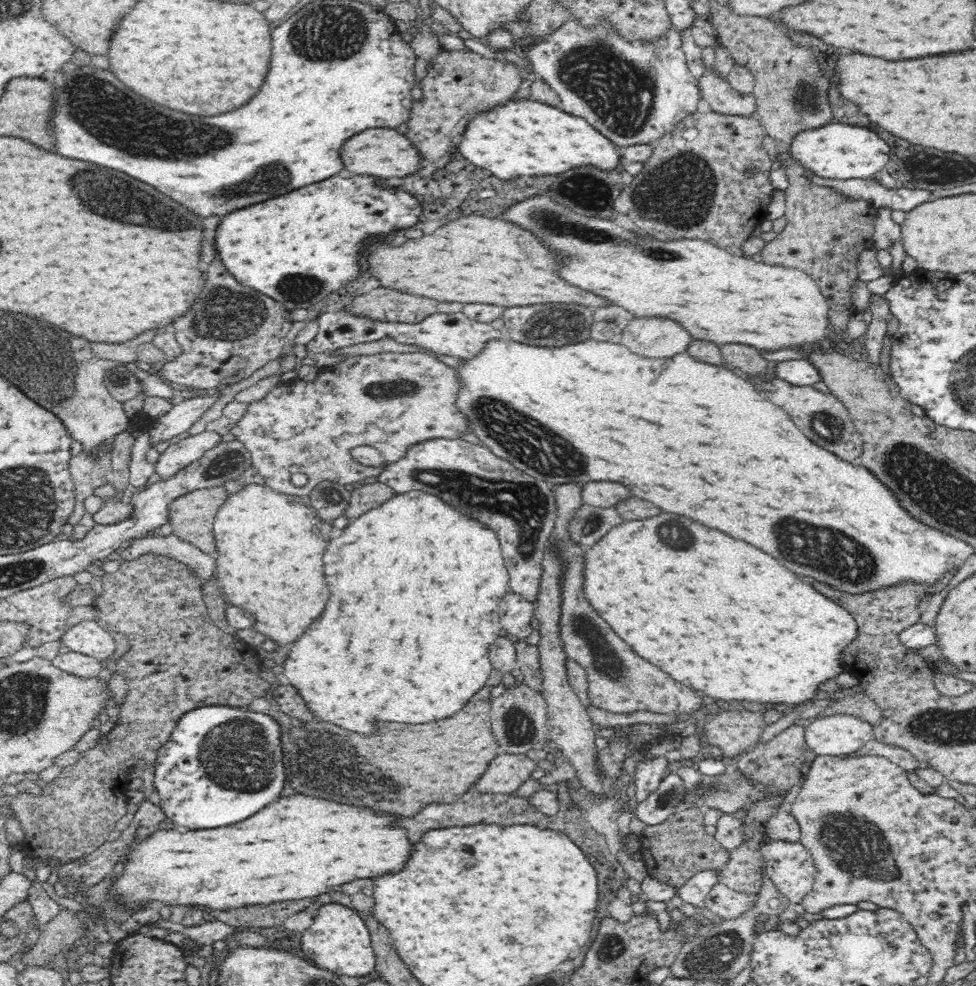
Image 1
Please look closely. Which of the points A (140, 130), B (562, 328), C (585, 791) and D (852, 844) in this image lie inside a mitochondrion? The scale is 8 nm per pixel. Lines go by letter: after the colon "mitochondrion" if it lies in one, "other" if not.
A: mitochondrion
B: mitochondrion
C: other
D: mitochondrion

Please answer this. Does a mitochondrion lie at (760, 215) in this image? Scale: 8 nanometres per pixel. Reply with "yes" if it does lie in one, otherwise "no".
no

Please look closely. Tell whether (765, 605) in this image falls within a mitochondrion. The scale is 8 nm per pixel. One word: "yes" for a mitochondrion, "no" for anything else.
no

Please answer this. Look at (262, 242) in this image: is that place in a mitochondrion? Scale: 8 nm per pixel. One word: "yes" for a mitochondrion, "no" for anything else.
no

